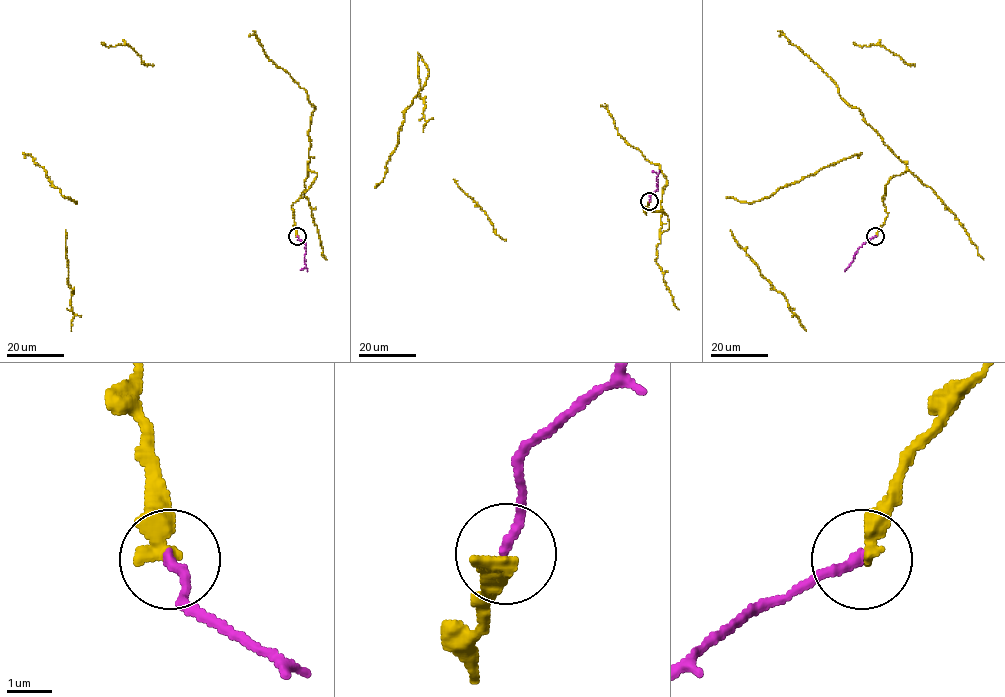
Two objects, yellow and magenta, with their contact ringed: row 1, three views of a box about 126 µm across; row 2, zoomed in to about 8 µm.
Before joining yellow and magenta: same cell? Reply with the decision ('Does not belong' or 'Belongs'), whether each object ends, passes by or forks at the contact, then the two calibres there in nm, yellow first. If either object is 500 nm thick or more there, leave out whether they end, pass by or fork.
Belongs. At the ring yellow ends. At the ring magenta ends. Thickness 440 nm (yellow) against 220 nm

